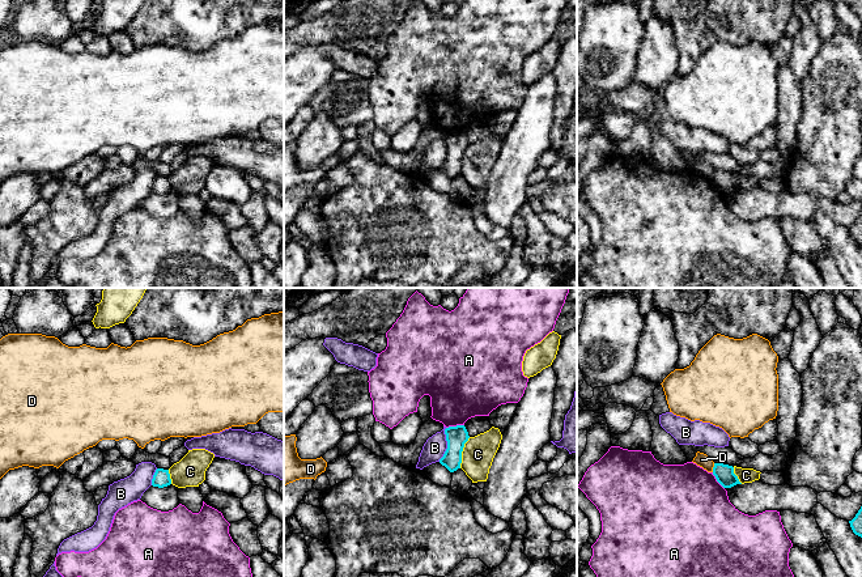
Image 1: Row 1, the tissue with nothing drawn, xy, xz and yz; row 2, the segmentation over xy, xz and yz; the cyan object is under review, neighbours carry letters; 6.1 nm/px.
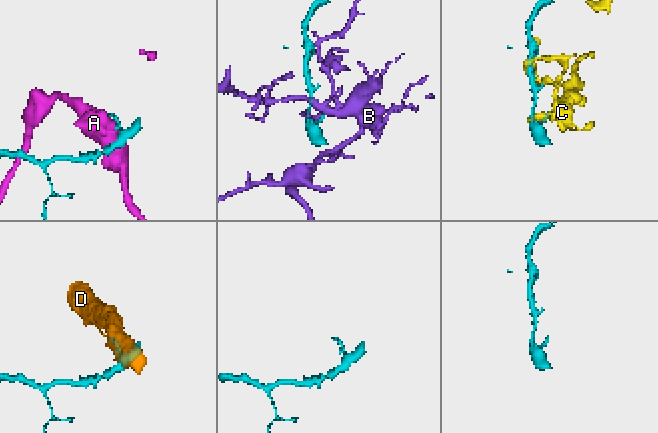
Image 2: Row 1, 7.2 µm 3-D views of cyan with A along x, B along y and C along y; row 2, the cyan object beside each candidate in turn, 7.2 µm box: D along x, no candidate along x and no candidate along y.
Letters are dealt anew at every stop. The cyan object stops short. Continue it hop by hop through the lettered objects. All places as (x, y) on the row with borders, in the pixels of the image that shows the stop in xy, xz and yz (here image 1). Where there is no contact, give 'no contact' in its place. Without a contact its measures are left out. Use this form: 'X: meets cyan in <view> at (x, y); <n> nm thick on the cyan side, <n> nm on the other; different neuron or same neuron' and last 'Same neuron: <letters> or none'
A: meets cyan in xz at (454, 427); 130 nm thick on the cyan side, 380 nm on the other; different neuron
B: meets cyan in xz at (448, 445); 130 nm thick on the cyan side, 140 nm on the other; different neuron
C: meets cyan in xz at (461, 453); 130 nm thick on the cyan side, 200 nm on the other; different neuron
D: meets cyan in yz at (713, 467); 120 nm thick on the cyan side, 90 nm on the other; different neuron
Same neuron: none

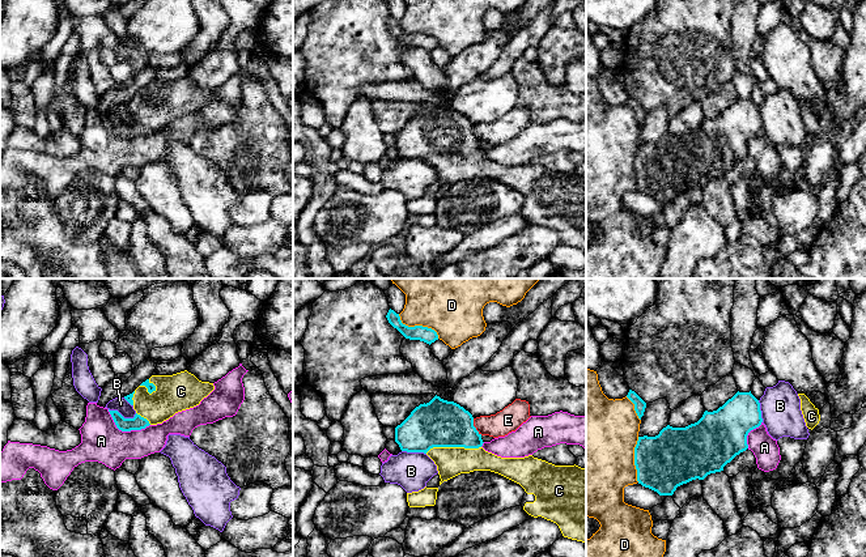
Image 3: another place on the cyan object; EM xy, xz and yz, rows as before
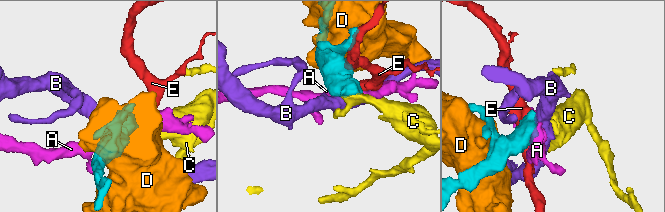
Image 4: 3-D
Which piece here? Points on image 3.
A: meets cyan in xy at (124, 430); 90 nm thick on the cyan side, 260 nm on the other; different neuron
B: meets cyan in xy at (122, 416); 90 nm thick on the cyan side, 90 nm on the other; different neuron
C: meets cyan in xz at (453, 446); 280 nm thick on the cyan side, 180 nm on the other; same neuron
D: meets cyan in xz at (417, 326); 90 nm thick on the cyan side, 440 nm on the other; different neuron
E: meets cyan in xz at (474, 426); 280 nm thick on the cyan side, 150 nm on the other; different neuron
Same neuron: C

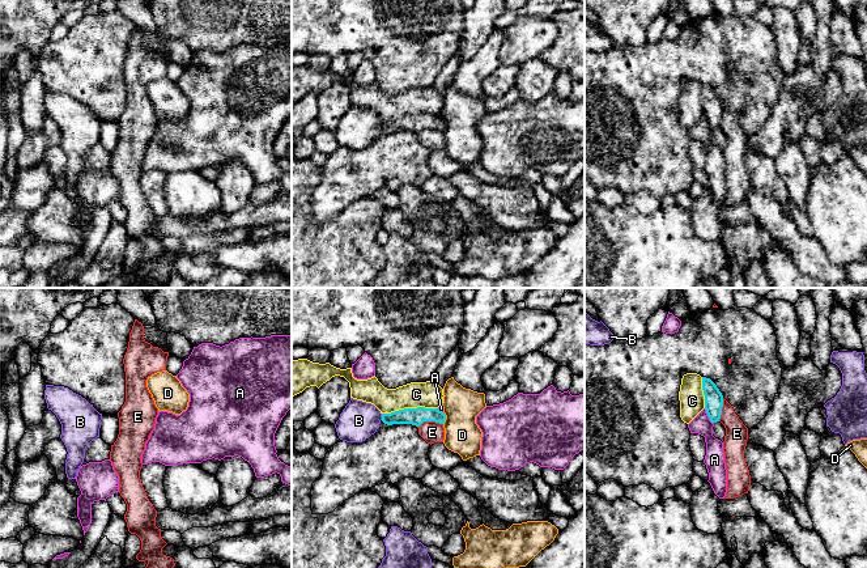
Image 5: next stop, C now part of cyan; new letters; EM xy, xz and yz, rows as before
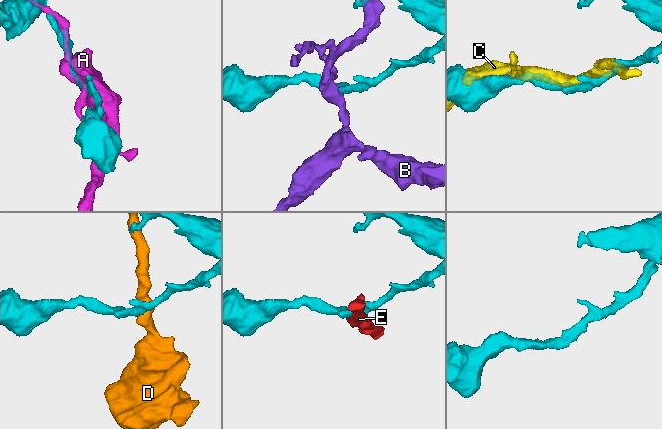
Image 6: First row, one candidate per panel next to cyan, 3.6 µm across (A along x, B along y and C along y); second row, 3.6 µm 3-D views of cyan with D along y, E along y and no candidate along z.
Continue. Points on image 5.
A: meets cyan in yz at (708, 415); 110 nm thick on the cyan side, 120 nm on the other; different neuron
B: meets cyan in xz at (382, 416); 110 nm thick on the cyan side, 240 nm on the other; different neuron
C: meets cyan in xz at (408, 408); 110 nm thick on the cyan side, 160 nm on the other; different neuron
D: meets cyan in xz at (445, 419); 110 nm thick on the cyan side, 220 nm on the other; different neuron
E: meets cyan in xz at (429, 420); 110 nm thick on the cyan side, 130 nm on the other; different neuron
Same neuron: none

